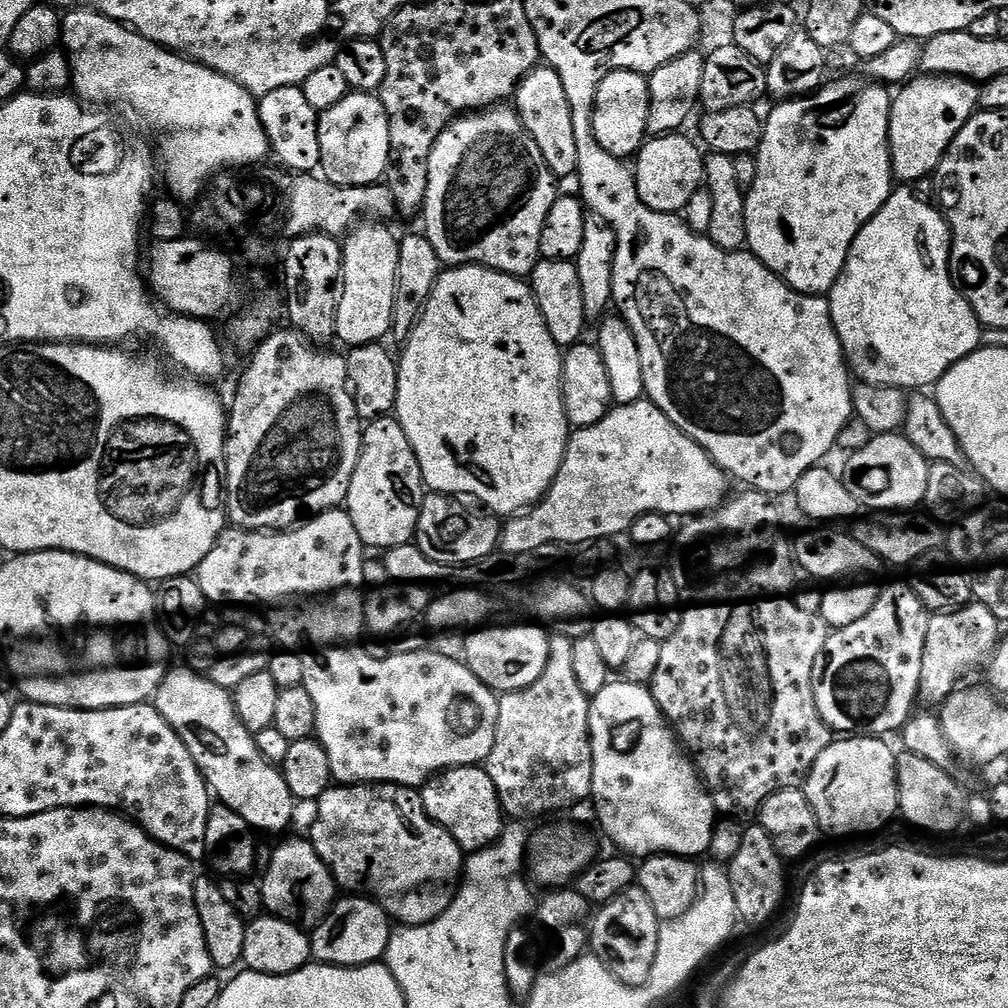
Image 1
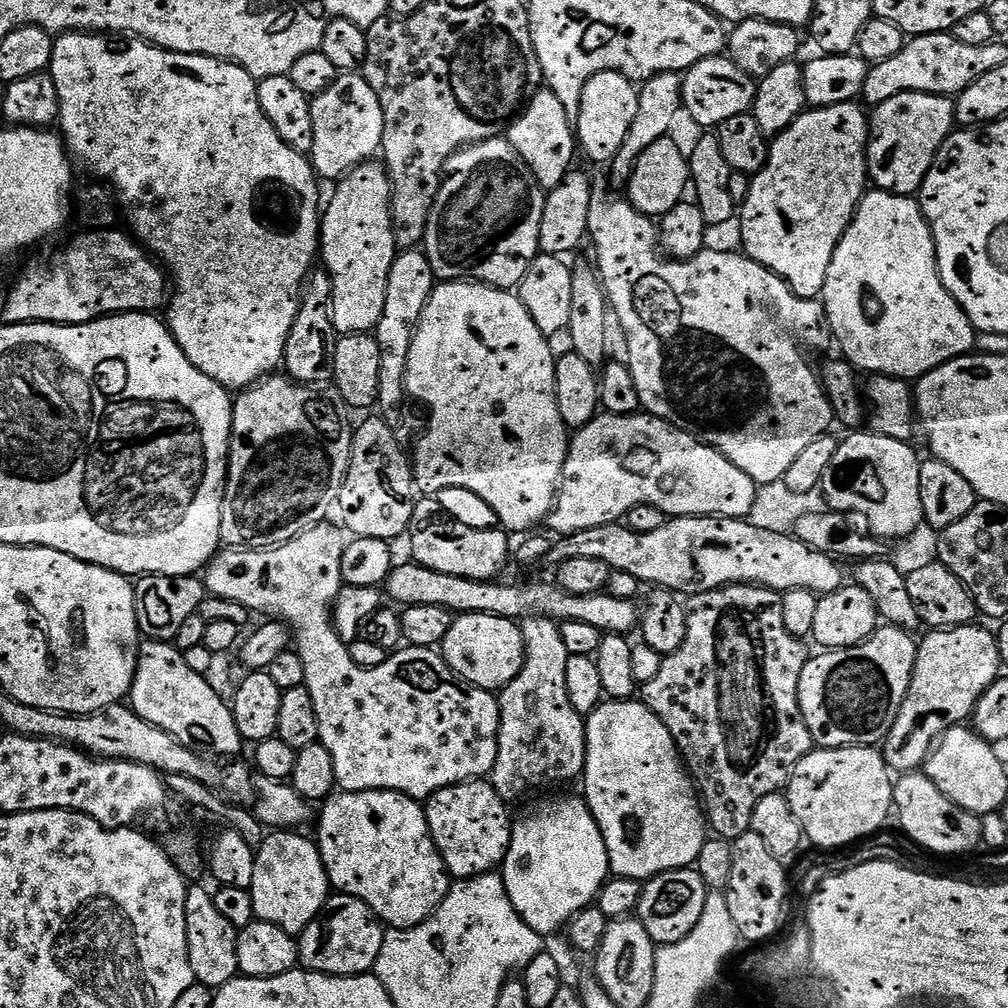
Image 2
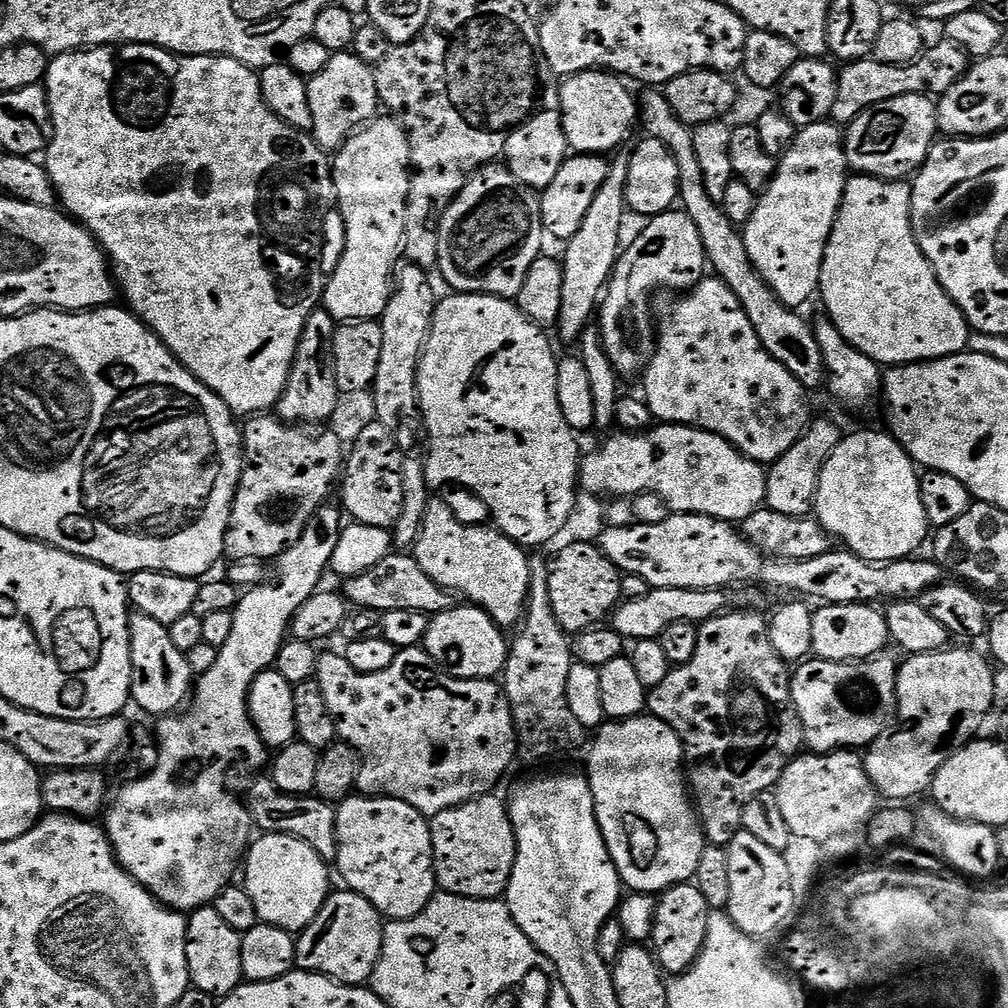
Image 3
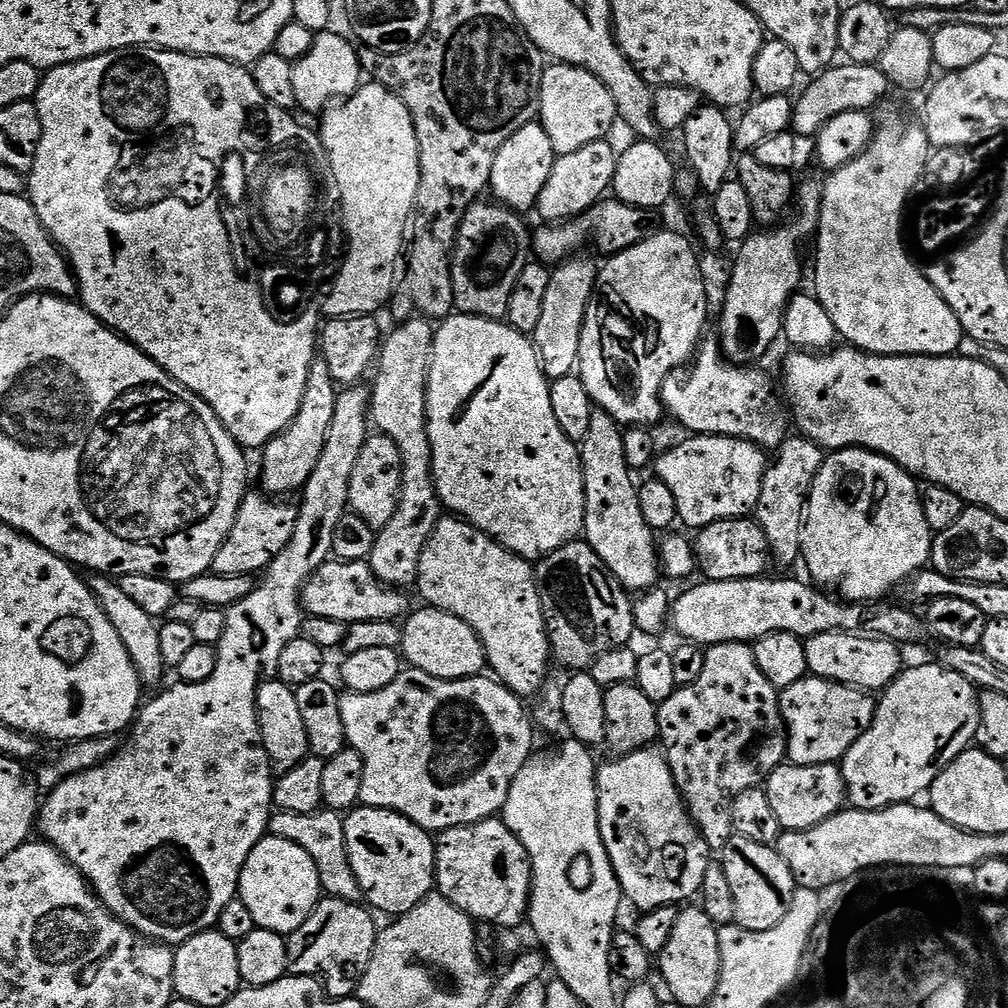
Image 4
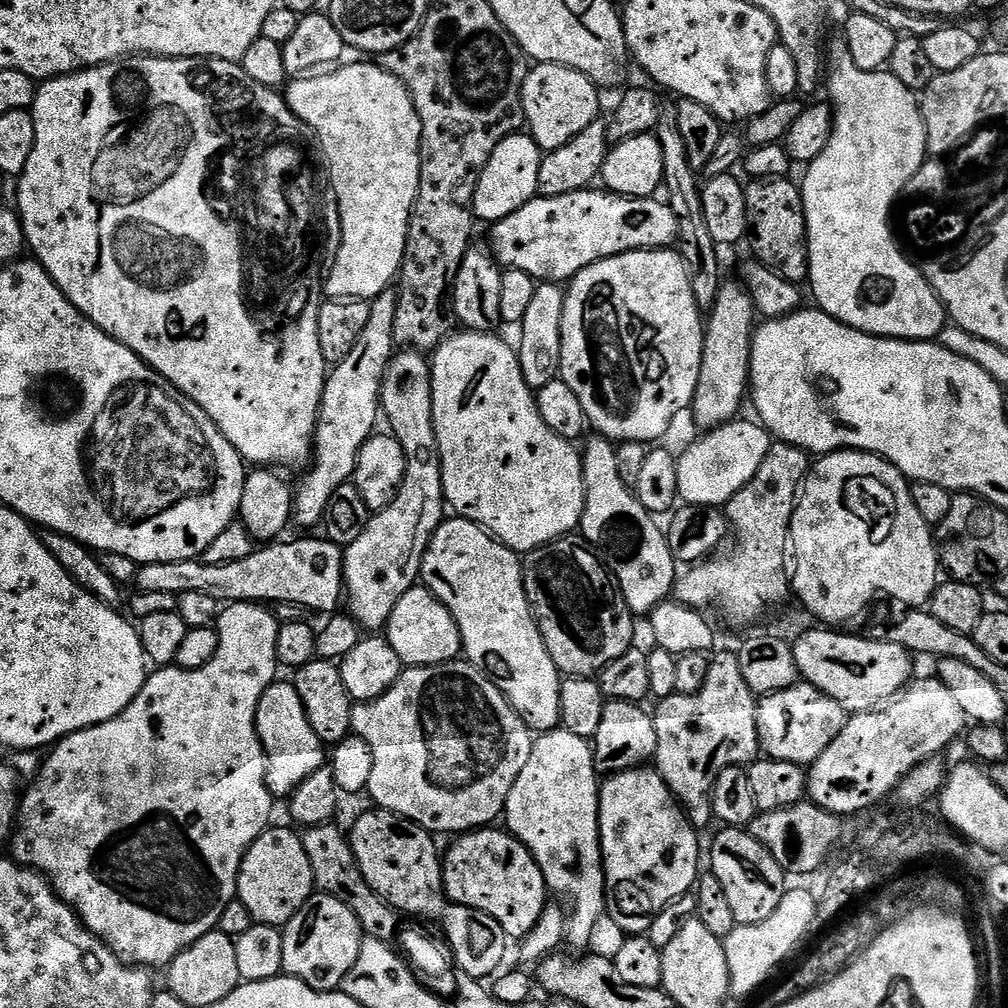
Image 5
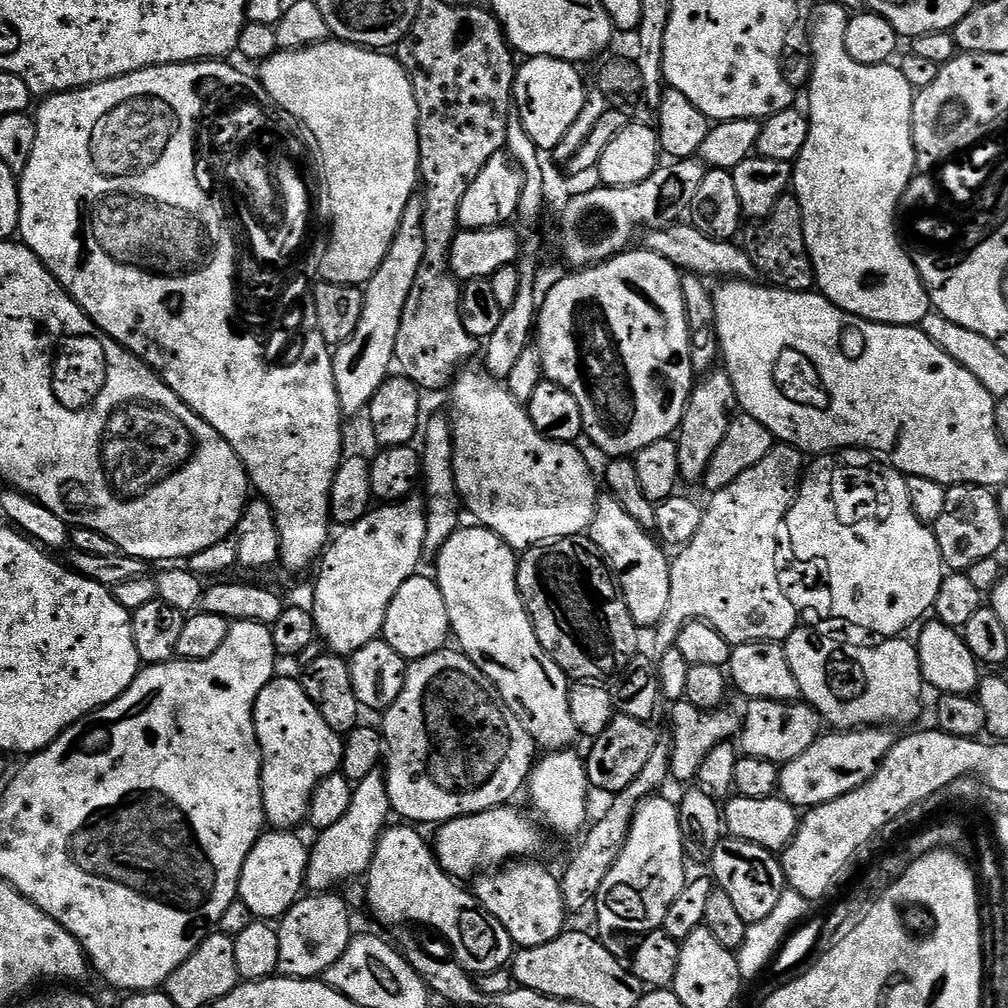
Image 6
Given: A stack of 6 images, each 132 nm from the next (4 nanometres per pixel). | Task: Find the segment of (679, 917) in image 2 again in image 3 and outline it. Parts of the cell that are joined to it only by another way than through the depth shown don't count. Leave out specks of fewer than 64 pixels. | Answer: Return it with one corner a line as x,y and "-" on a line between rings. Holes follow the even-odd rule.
695,883
677,884
675,888
668,889
659,897
650,944
665,973
683,974
695,964
704,948
709,915
710,909
706,898
702,898

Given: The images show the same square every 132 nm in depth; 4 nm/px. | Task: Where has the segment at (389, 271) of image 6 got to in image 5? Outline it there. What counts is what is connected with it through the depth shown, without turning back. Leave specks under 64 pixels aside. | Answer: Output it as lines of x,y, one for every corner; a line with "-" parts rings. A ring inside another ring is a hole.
389,290
371,301
370,322
366,322
362,338
358,338
354,350
346,354
344,361
327,373
316,422
314,459
300,488
298,484
294,492
294,520
304,528
312,528
315,524
317,527
323,521
330,498
339,487
355,477
358,454
377,431
376,419
379,421
382,416
380,387
394,355
396,297
397,293

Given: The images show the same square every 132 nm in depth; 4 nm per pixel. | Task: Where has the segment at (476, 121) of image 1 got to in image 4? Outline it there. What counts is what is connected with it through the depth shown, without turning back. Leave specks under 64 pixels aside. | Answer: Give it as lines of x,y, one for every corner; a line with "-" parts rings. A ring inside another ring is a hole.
477,202
468,207
452,250
454,308
457,313
466,316
504,320
508,315
514,282
518,282
518,274
522,274
530,262
534,236
530,228
528,232
525,217
515,208
505,208
499,202
484,203

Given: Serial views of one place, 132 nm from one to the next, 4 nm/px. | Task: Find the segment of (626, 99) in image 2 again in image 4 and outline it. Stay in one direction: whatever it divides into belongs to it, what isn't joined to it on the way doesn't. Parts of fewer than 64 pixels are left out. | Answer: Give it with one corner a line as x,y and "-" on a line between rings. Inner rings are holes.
552,62
545,67
540,87
540,114
538,123
550,134
550,142
557,156
574,154
590,142
605,139
612,127
617,127
618,117
610,90
593,72
573,64

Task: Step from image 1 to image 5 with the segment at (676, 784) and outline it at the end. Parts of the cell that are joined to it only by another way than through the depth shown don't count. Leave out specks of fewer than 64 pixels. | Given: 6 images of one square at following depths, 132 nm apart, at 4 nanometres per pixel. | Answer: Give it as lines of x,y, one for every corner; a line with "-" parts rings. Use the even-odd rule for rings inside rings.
648,766
631,768
628,772
619,772
617,776
607,777
600,785
600,854
604,857
604,886
606,889
606,908
612,912
612,920
624,931
624,934
644,934
647,933
652,924
653,916
667,905
672,904
680,896
685,896
687,892
693,891
698,877
701,875
700,869
700,840
697,829
693,828
688,817
684,815
683,808
676,803
676,797
666,786
666,782
659,772

